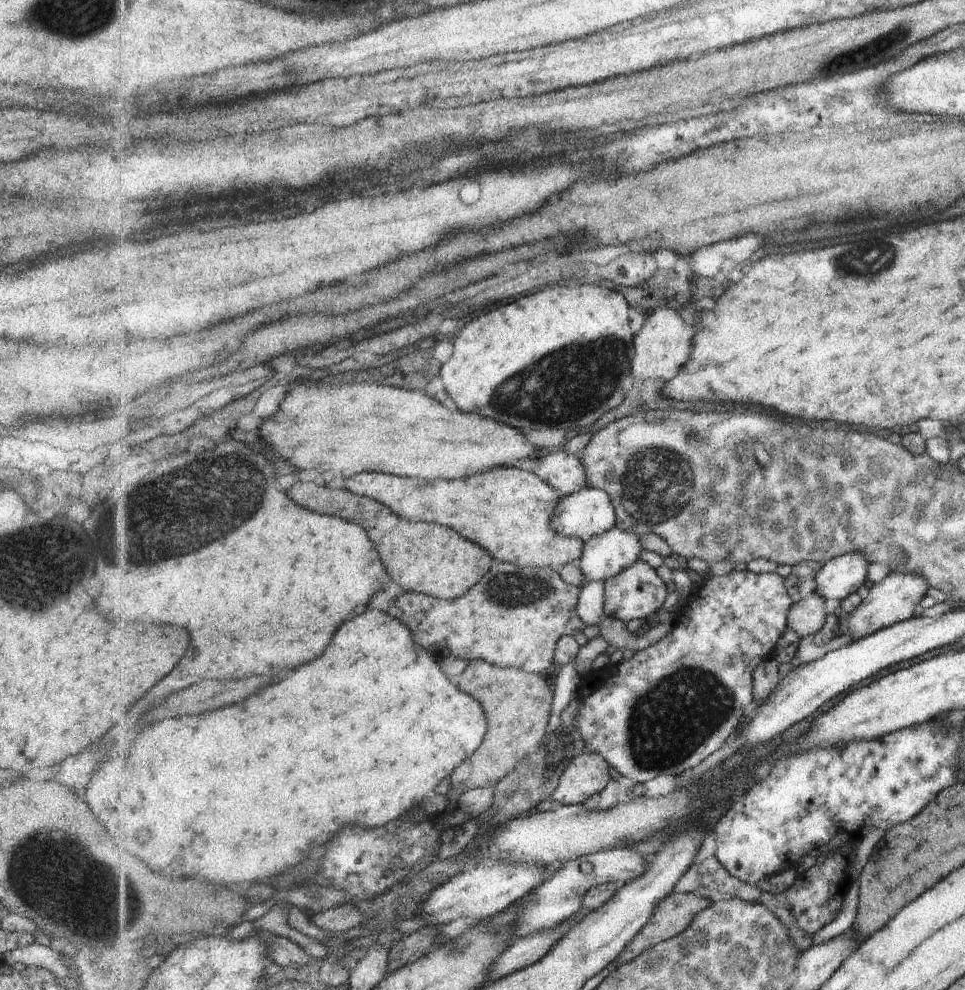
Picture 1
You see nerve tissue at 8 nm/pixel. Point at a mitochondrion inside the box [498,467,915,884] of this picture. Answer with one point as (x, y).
(668, 723)

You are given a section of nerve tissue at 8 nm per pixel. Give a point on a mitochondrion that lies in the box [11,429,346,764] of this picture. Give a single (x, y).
(228, 488)

